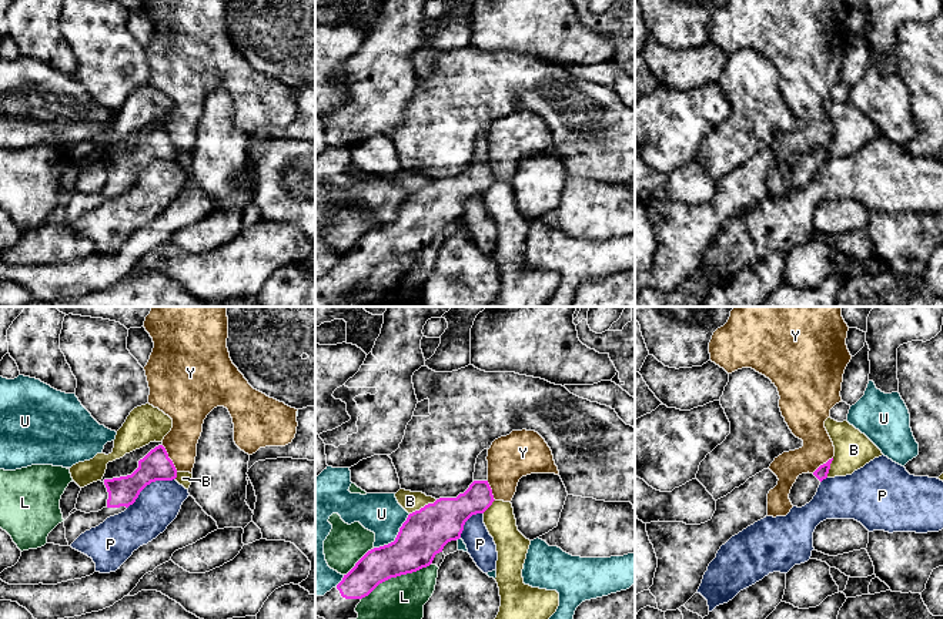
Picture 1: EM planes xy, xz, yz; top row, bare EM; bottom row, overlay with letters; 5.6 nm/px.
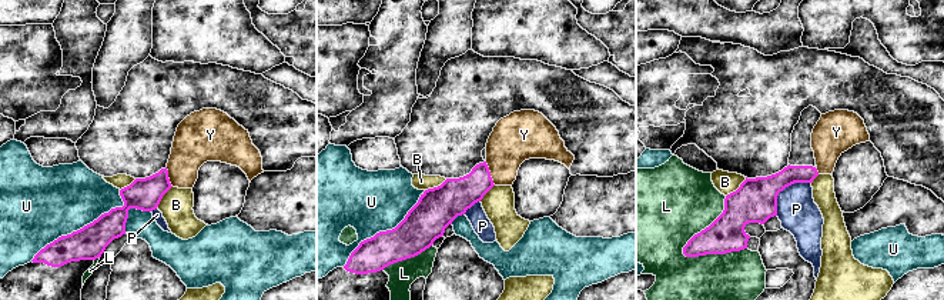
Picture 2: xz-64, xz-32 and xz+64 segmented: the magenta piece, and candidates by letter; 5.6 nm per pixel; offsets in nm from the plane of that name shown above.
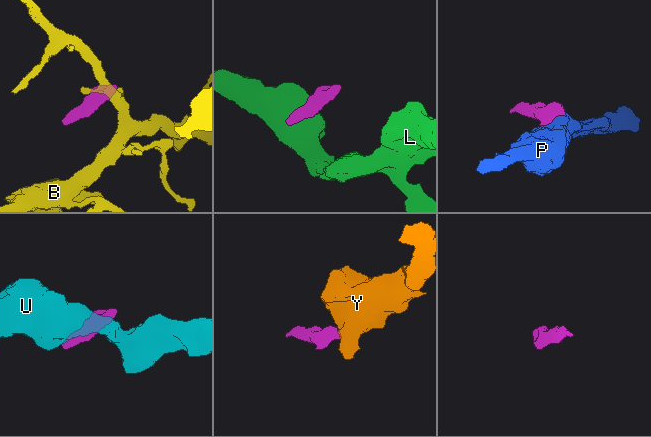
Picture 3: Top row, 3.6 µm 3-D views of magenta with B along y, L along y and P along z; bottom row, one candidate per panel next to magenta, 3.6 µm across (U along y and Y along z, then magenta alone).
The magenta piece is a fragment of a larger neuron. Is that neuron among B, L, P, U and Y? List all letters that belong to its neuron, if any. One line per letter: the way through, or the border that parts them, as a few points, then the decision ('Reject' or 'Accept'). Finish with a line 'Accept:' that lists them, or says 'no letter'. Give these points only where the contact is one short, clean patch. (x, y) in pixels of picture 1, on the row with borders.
B: Reject
L: Reject
P: Reject
U: Reject
Y: Boundary: xy (161, 445), (177, 471). Reject
Accept: no letter

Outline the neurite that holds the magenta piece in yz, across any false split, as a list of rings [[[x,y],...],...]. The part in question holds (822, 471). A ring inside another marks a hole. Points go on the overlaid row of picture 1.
[[[833,458],[820,465],[813,474],[807,472],[797,476],[789,493],[793,506],[802,508],[813,499],[820,482],[827,478],[832,461]]]

